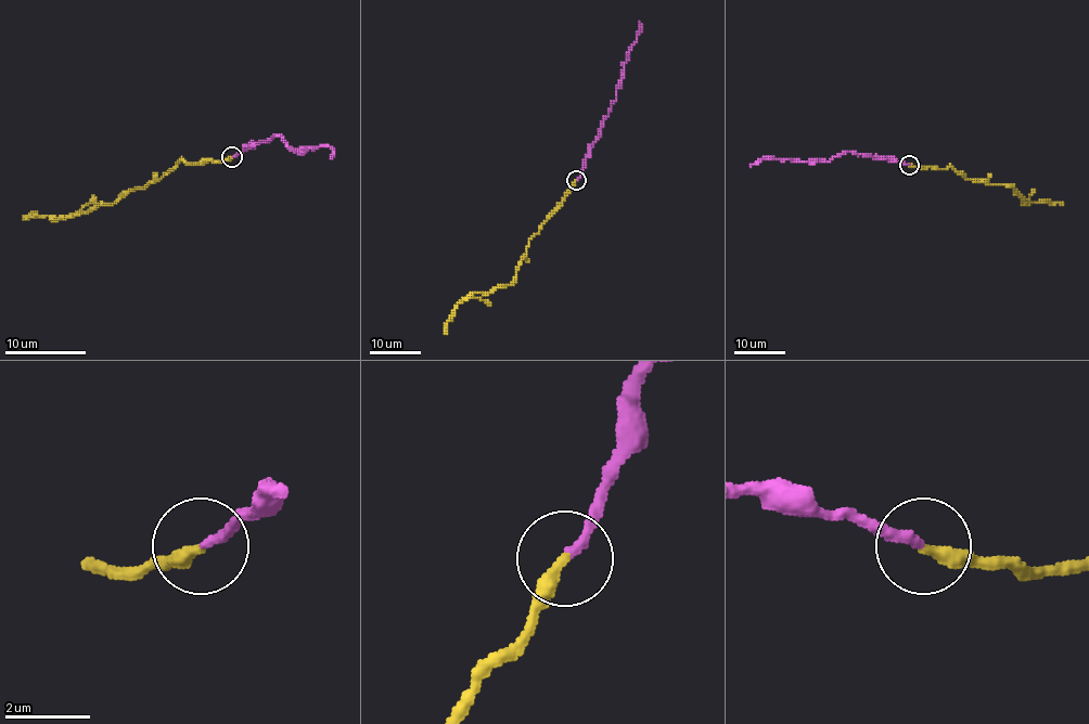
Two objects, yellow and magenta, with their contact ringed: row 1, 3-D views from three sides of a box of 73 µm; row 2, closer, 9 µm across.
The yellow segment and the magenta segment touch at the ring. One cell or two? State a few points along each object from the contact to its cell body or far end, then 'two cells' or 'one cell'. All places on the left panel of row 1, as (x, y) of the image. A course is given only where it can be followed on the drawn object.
course yellow (232, 156), (181, 160), (157, 181), (90, 211), (51, 218), (35, 216), (25, 219); course magenta (232, 156), (260, 140), (279, 137), (294, 151), (304, 153), (328, 146), (332, 151), (330, 158); two cells

